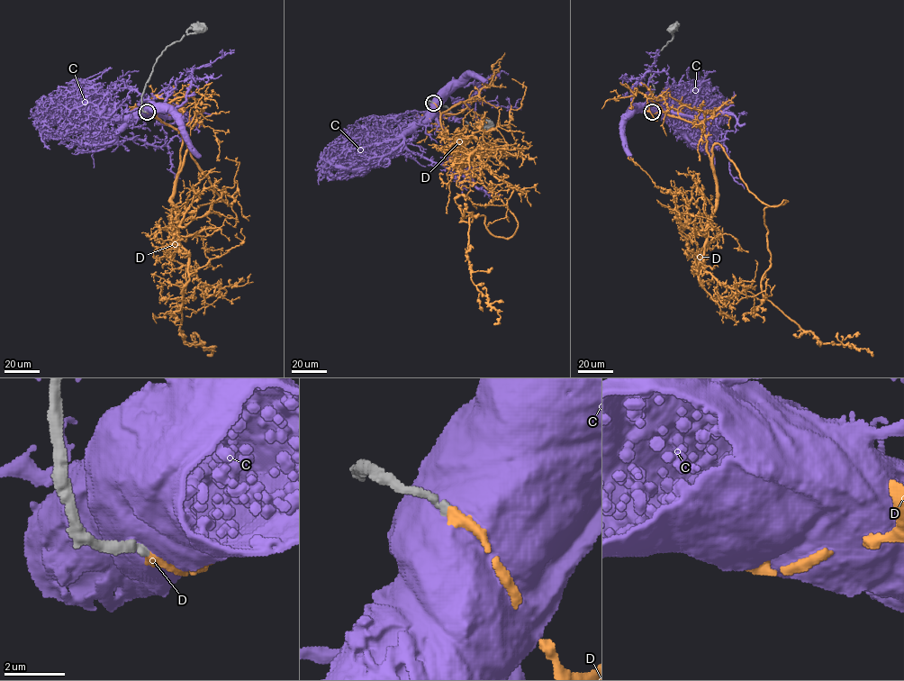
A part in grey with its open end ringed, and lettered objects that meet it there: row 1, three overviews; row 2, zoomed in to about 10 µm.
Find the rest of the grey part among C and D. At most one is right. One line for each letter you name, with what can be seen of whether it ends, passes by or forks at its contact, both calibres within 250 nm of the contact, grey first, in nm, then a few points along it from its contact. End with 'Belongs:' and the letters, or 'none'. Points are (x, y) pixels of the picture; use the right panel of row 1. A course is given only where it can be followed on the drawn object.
D: it ends there; 280 nm thick on the grey side, 360 nm on the other; it runs (652, 113), (696, 123), (712, 169), (718, 144), (761, 201), (787, 202), (764, 209), (763, 295), (872, 355)
Belongs: D

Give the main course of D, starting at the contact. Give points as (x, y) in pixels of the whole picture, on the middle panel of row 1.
D: (433, 103), (517, 222), (506, 238), (483, 215), (460, 222), (473, 213), (471, 280), (493, 324)

